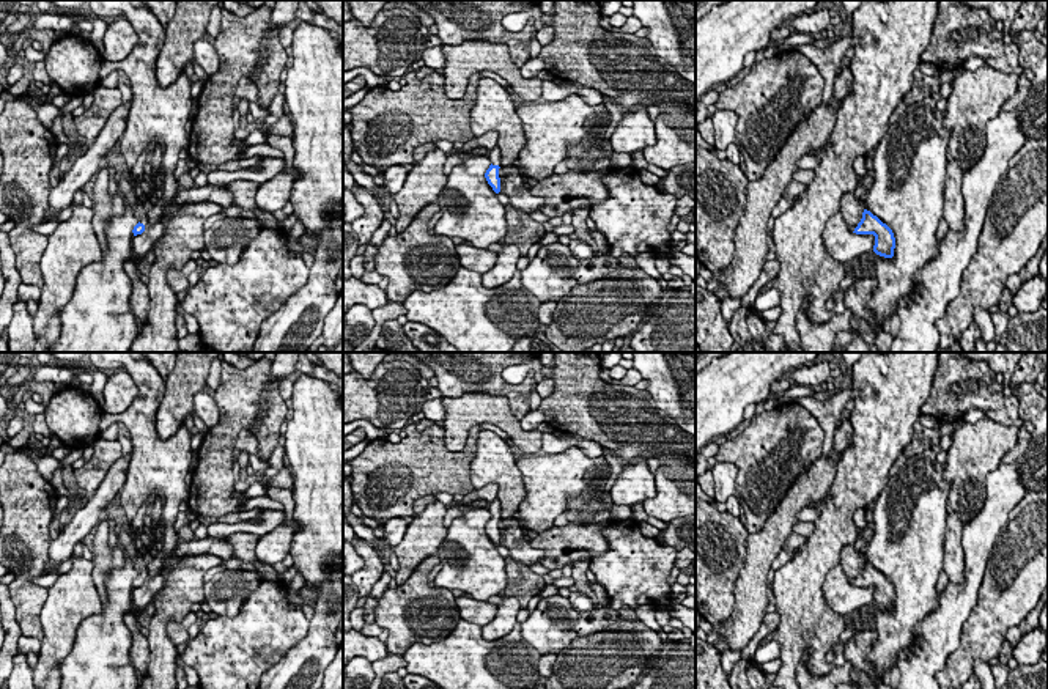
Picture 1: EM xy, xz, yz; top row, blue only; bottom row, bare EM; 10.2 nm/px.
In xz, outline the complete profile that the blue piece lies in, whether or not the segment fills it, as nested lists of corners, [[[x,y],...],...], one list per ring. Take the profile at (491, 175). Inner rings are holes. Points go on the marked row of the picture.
[[[496,146],[496,148],[489,149],[486,157],[489,159],[491,165],[486,170],[485,178],[486,178],[488,184],[493,187],[493,190],[496,193],[499,193],[500,192],[500,178],[499,178],[500,167],[499,165],[502,160],[500,148]]]

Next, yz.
[[[854,192],[842,195],[840,214],[851,233],[875,236],[873,252],[876,255],[894,256],[895,238],[892,230],[867,211],[864,201],[854,197]]]

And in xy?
[[[121,178],[118,182],[120,193],[127,200],[127,208],[135,214],[138,223],[134,227],[134,236],[142,234],[145,227],[148,225],[146,219],[146,201],[140,201],[135,195],[134,186],[126,179]]]

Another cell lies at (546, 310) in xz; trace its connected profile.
[[[546,300],[538,308],[538,321],[543,327],[548,327],[554,319],[554,311],[557,307],[557,300]]]

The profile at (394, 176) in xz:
[[[392,165],[389,167],[382,176],[384,176],[384,184],[382,184],[382,193],[384,195],[395,195],[403,184],[406,182],[409,170],[406,170],[401,165]]]

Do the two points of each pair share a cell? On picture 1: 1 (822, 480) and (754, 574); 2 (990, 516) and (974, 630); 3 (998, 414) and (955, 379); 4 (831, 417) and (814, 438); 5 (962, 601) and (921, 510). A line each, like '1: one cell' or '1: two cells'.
1: one cell
2: two cells
3: one cell
4: two cells
5: two cells

